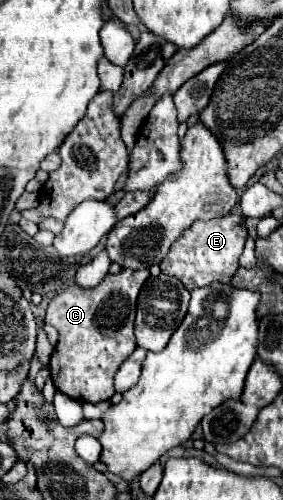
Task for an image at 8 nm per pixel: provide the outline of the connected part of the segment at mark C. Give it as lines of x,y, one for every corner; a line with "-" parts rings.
123,268
117,274
107,274
95,288
65,288
51,298
45,322
55,326
59,342
51,356
51,380
55,388
77,402
103,402
115,394
113,378
121,362
137,348
133,334
135,302
141,286
149,278
149,270

